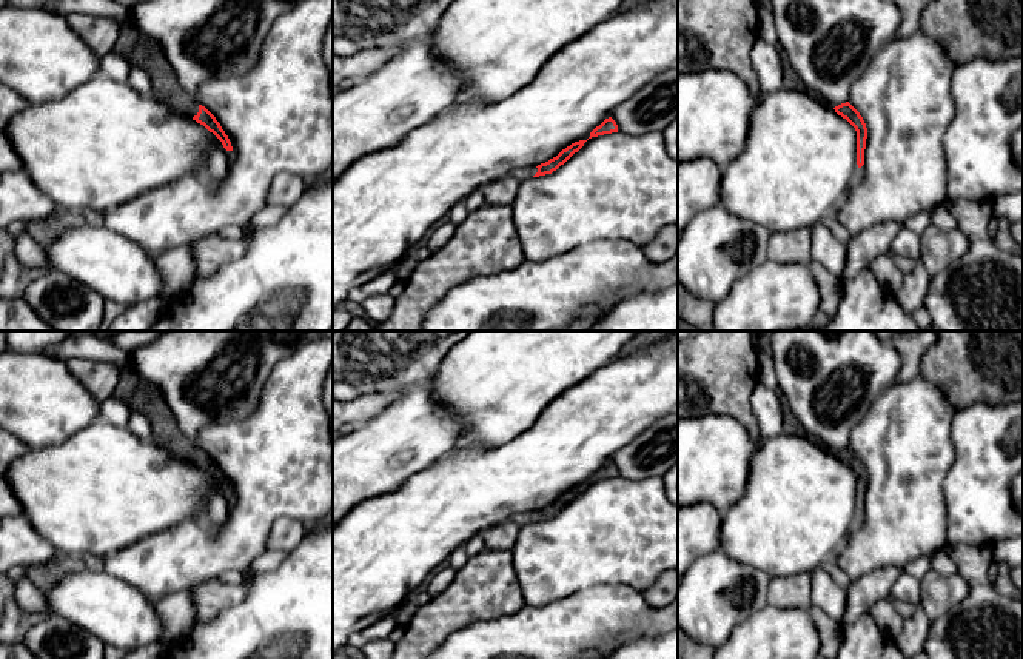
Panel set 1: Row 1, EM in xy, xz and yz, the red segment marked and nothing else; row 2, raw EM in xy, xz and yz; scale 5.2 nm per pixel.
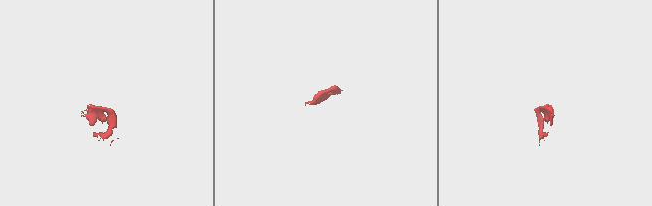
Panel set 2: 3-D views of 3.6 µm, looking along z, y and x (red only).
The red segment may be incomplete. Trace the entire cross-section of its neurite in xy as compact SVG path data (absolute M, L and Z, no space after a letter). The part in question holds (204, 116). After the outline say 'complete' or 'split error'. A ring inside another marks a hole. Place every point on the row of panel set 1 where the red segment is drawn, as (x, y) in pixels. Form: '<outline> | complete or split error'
M132 17L122 22L120 35L114 49L129 63L143 68L153 85L153 97L168 105L173 111L191 117L213 132L226 151L233 151L231 142L216 117L194 95L190 95L177 82L177 75L163 49L142 29Z | split error

